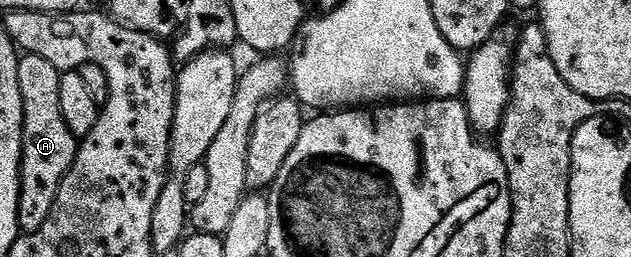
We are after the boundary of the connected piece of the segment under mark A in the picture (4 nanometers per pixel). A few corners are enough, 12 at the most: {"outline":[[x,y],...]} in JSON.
{"outline":[[18,63],[24,130],[18,223],[50,219],[78,138],[59,104],[61,70]]}

